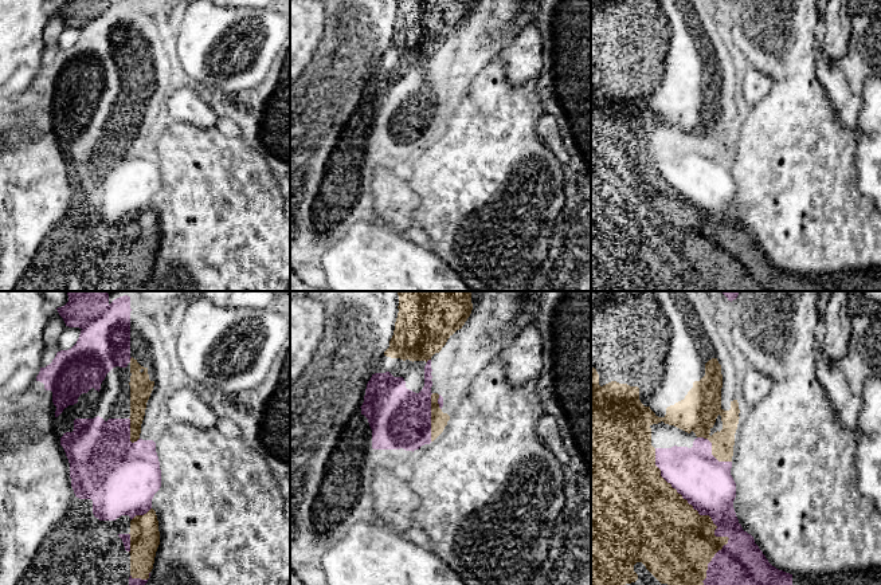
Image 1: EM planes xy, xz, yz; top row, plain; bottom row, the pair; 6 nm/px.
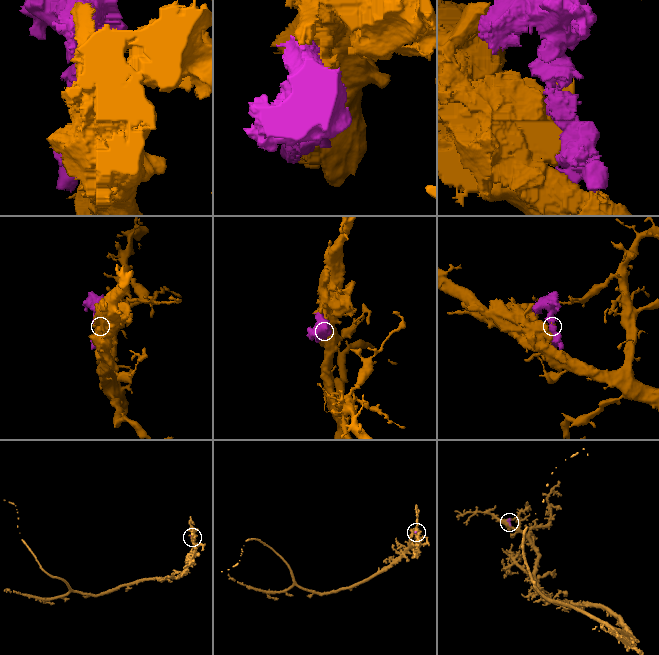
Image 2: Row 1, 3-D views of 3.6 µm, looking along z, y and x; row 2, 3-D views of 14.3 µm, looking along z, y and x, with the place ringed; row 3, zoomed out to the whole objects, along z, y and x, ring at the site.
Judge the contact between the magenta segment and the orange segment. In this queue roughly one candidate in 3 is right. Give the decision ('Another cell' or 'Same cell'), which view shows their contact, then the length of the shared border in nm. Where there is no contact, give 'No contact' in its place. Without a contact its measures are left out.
Another cell. Touches magenta in yz. Shared border 850 nm

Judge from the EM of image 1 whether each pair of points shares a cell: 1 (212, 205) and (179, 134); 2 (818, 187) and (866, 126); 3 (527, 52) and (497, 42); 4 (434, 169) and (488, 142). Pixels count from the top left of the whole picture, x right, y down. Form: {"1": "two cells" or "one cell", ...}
{"1": "one cell", "2": "two cells", "3": "two cells", "4": "one cell"}

